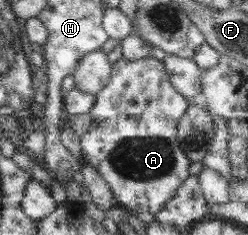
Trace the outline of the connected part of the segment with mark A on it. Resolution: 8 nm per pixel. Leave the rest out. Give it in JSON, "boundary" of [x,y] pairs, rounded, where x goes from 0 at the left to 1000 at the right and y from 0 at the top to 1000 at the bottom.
{"boundary":[[[504,243],[444,272],[431,357],[383,404],[383,443],[351,562],[319,574],[339,664],[335,694],[371,706],[431,783],[480,885],[524,902],[625,911],[698,834],[714,796],[754,757],[766,681],[714,617],[710,536],[746,481],[762,430],[722,400],[665,319],[649,260],[617,243],[512,255]]]}

